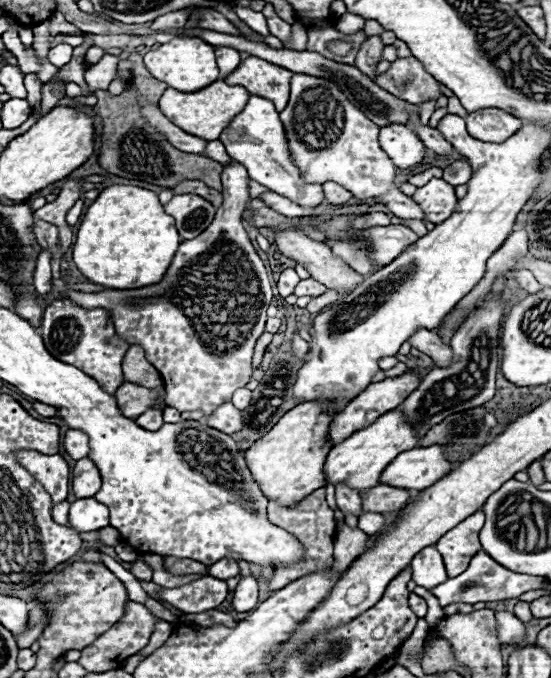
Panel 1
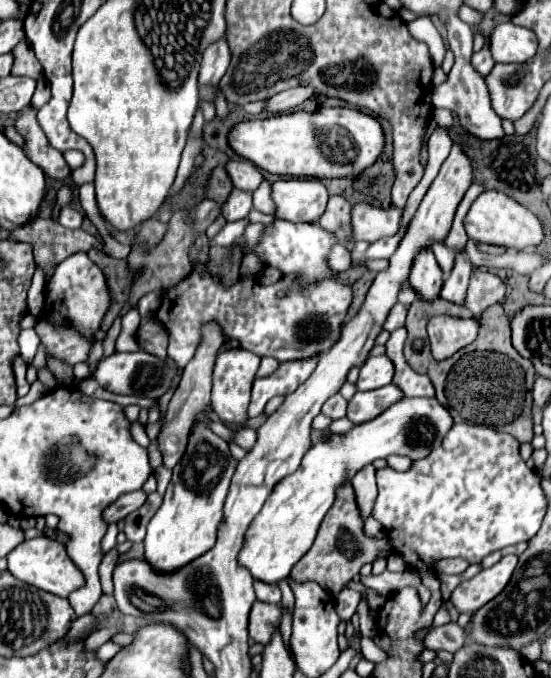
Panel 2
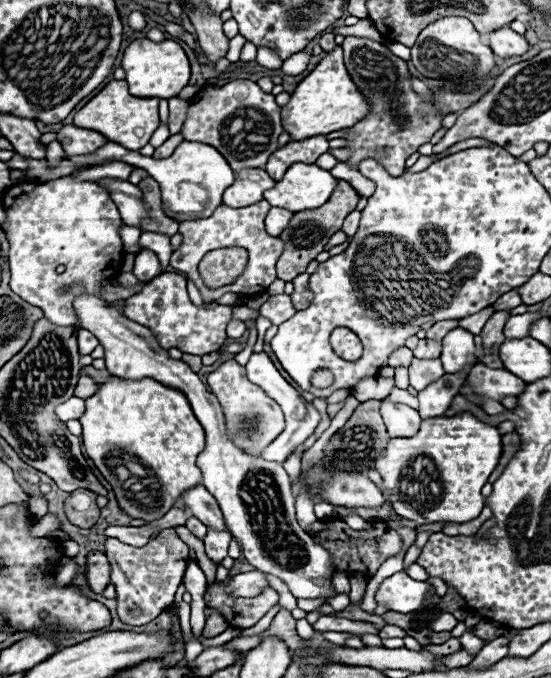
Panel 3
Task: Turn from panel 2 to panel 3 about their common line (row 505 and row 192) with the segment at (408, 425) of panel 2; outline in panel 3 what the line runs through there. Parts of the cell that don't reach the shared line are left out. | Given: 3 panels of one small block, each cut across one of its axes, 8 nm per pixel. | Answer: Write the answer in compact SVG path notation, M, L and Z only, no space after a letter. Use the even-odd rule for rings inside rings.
M292 164L284 178L280 182L276 182L276 186L272 190L264 192L264 200L270 202L270 206L278 206L278 208L286 208L292 212L302 212L302 210L314 210L322 204L328 202L330 194L334 192L334 188L338 186L338 178L334 178L328 170L322 170L316 164Z

